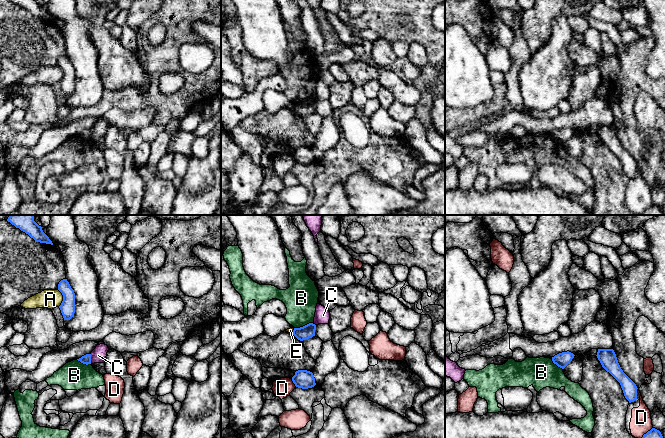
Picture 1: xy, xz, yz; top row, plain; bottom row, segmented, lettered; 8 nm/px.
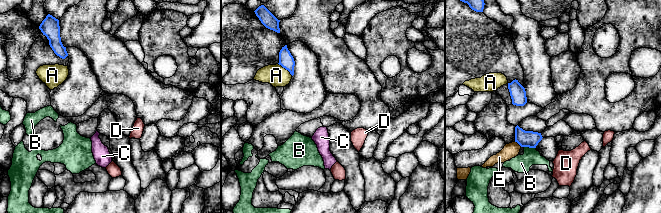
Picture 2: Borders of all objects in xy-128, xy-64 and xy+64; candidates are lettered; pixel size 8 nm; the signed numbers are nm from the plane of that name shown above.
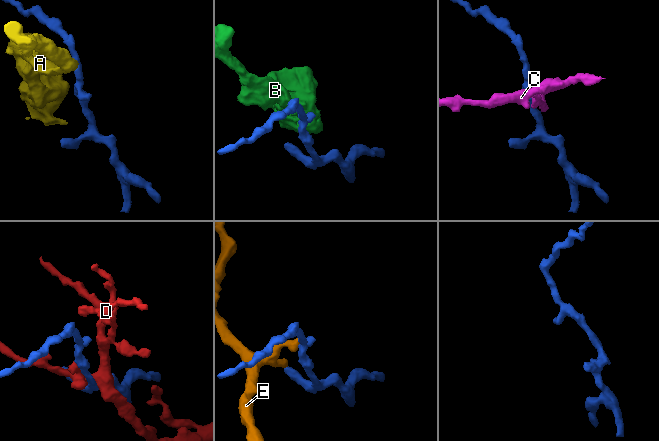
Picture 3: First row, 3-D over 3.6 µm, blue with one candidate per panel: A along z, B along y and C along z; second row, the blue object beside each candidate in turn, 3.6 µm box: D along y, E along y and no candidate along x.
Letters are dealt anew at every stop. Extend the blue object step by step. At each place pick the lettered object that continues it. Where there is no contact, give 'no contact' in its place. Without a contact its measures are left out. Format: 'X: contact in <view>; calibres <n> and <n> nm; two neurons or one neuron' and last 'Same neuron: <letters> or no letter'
A: contact in xy; calibres 120 and 150 nm; two neurons
B: contact in xz; calibres 110 and 260 nm; two neurons
C: contact in xy; calibres 80 and 120 nm; two neurons
D: contact in xz; calibres 150 and 150 nm; two neurons
E: contact in xz; calibres 110 and 40 nm; two neurons
Same neuron: no letter

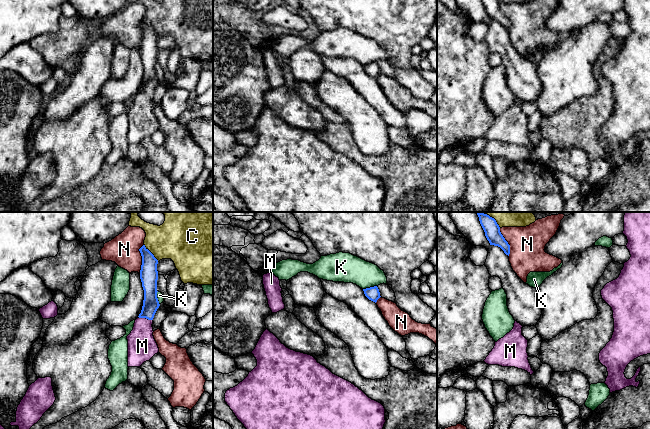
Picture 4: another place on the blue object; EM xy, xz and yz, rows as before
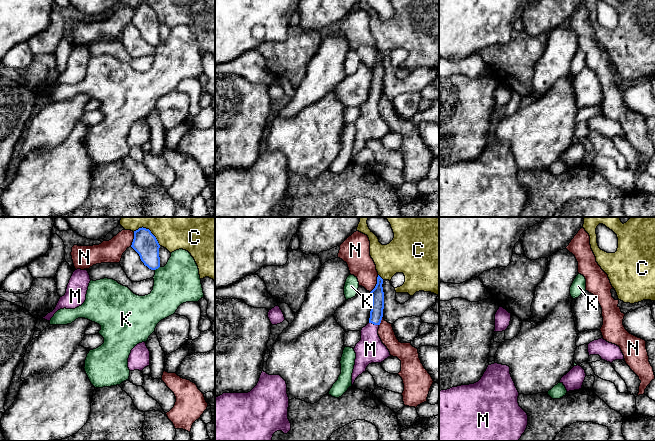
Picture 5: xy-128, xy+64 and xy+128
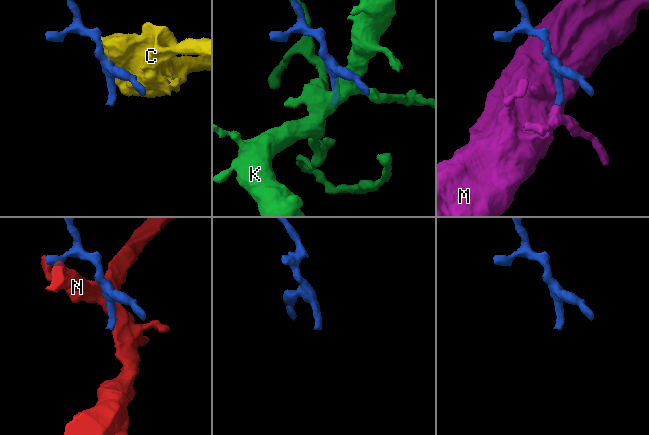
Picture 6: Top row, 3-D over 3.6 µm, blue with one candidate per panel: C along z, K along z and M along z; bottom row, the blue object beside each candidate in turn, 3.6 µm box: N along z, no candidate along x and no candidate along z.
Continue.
C: contact in xy; calibres 140 and 300 nm; two neurons
K: contact in xz; calibres 110 and 240 nm; two neurons
M: contact in xy; calibres 130 and 220 nm; one neuron
N: contact in xy; calibres 140 and 240 nm; two neurons
Same neuron: M

